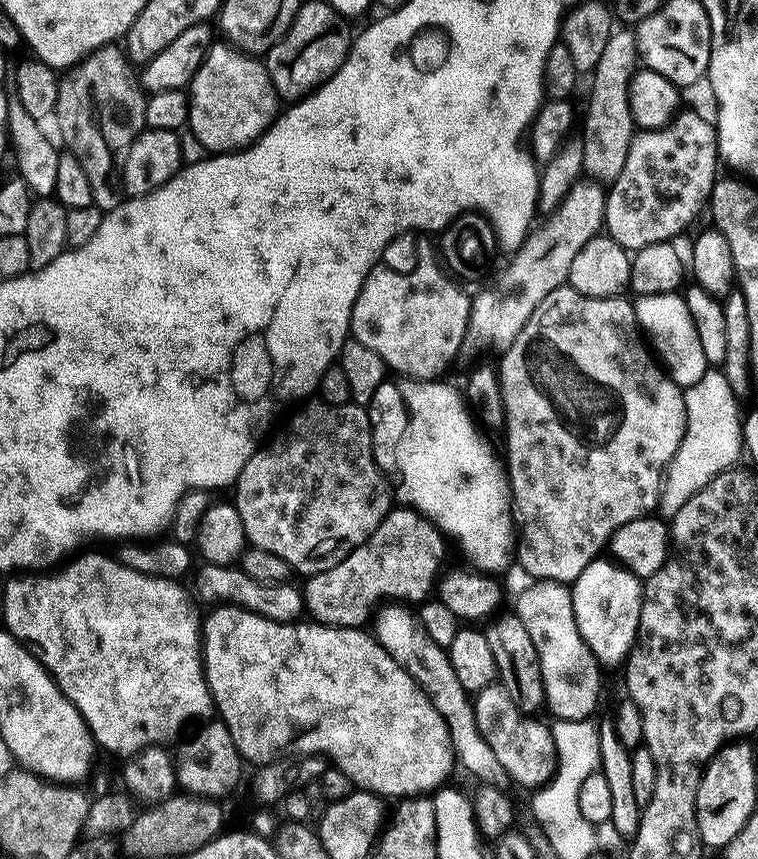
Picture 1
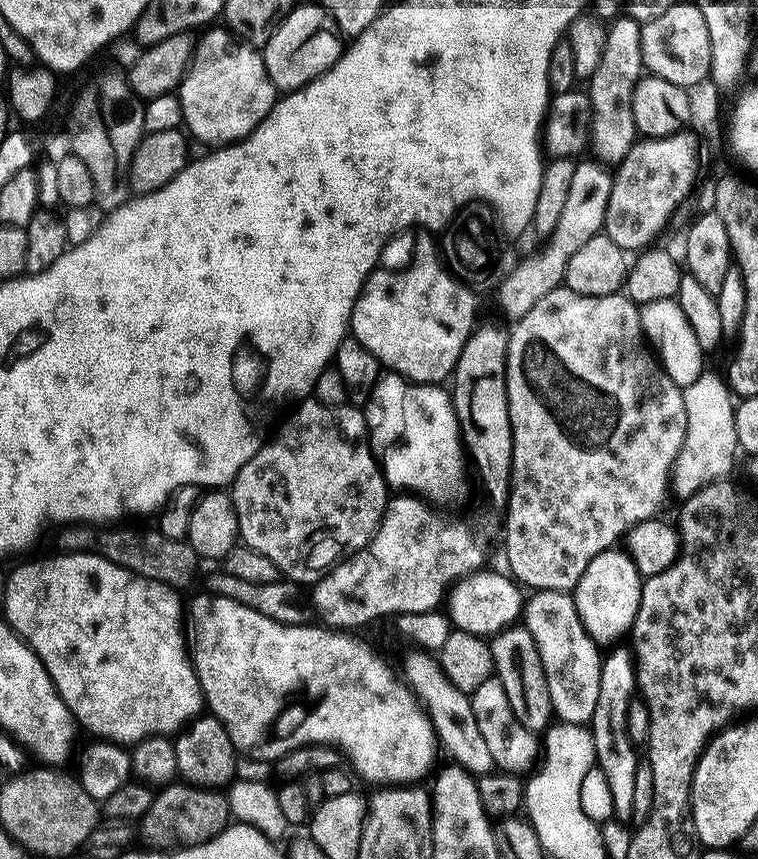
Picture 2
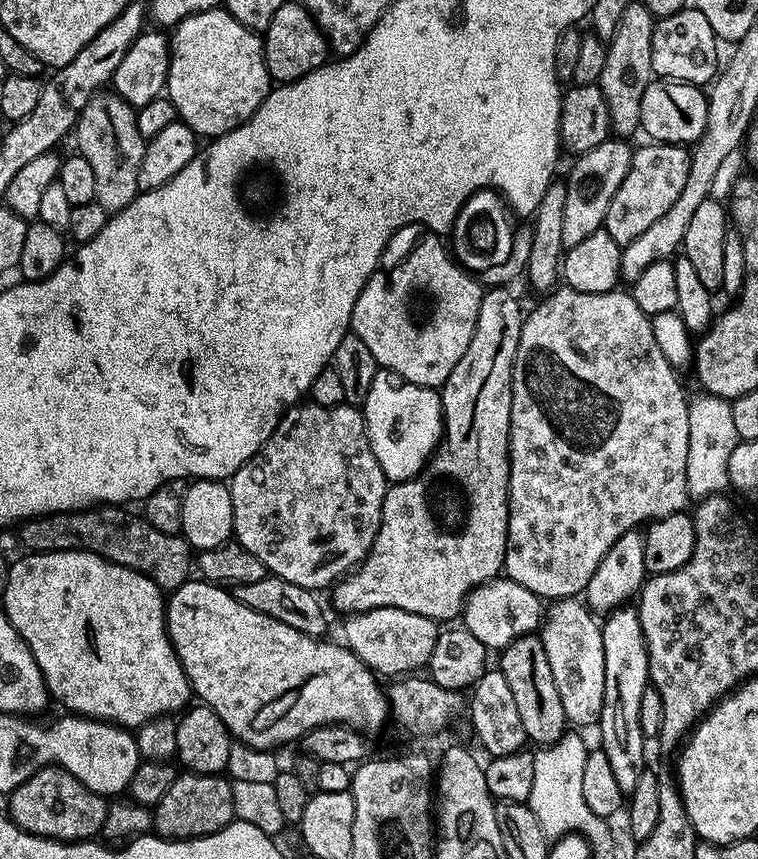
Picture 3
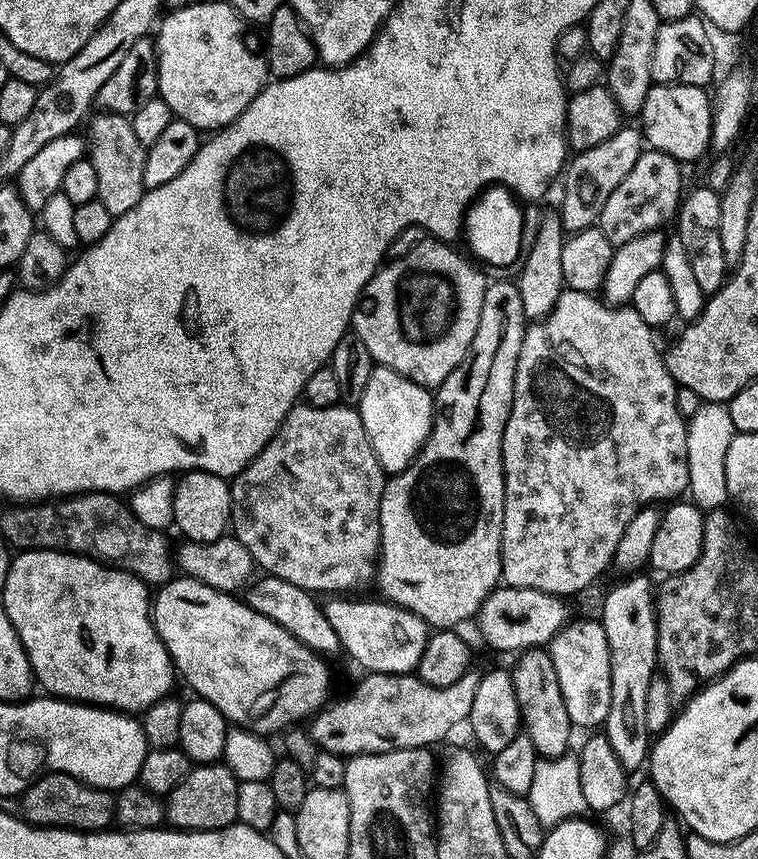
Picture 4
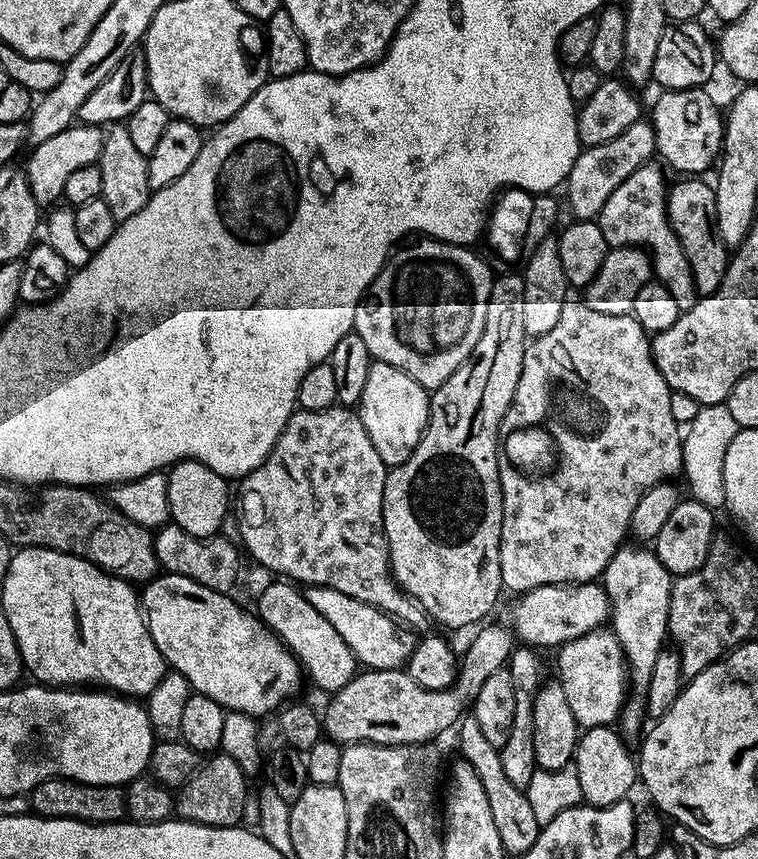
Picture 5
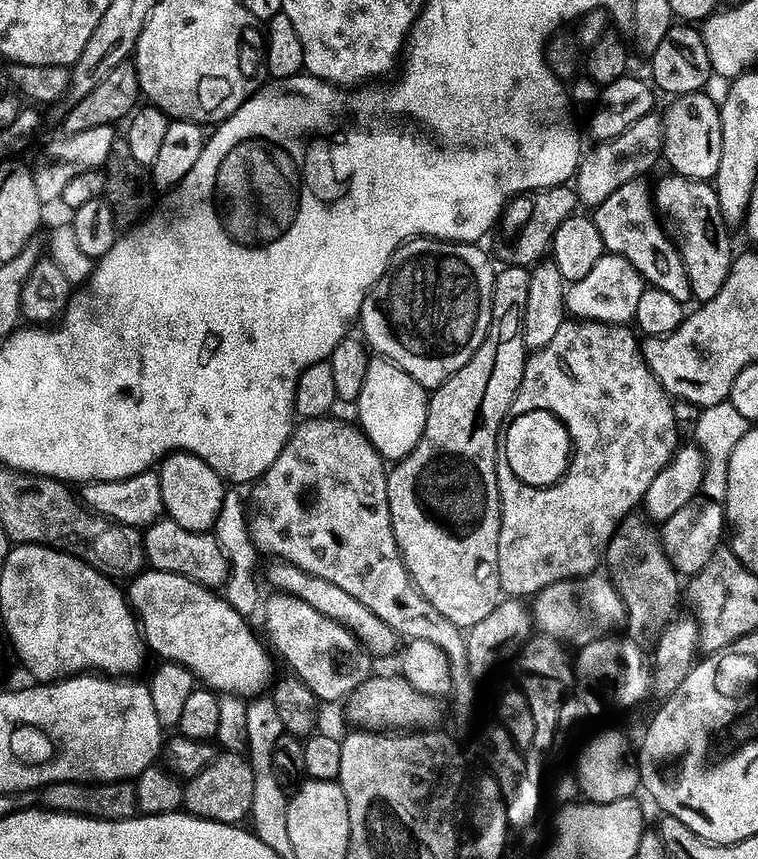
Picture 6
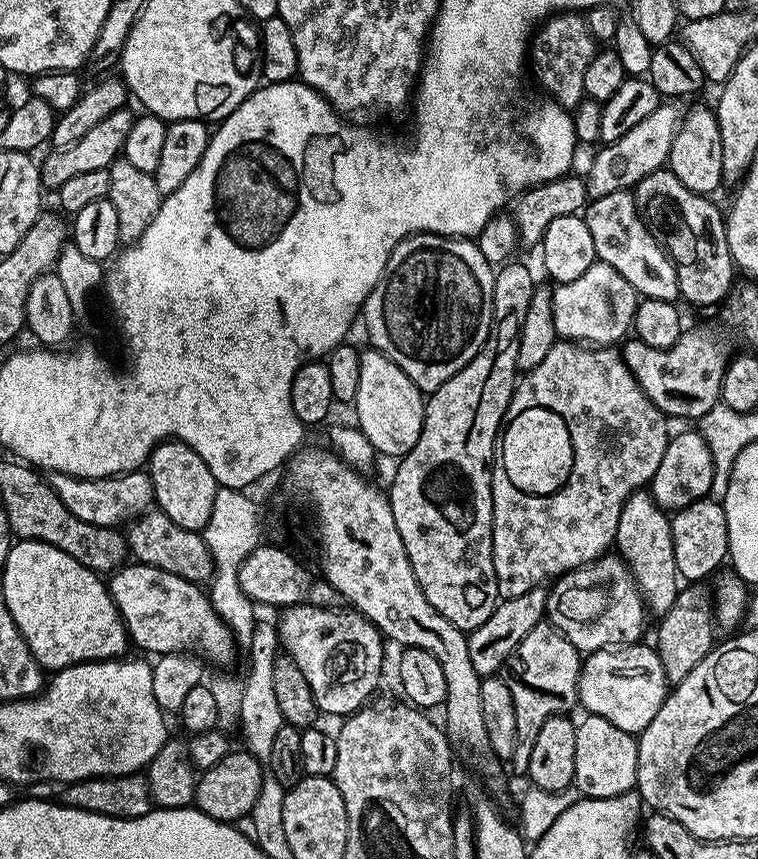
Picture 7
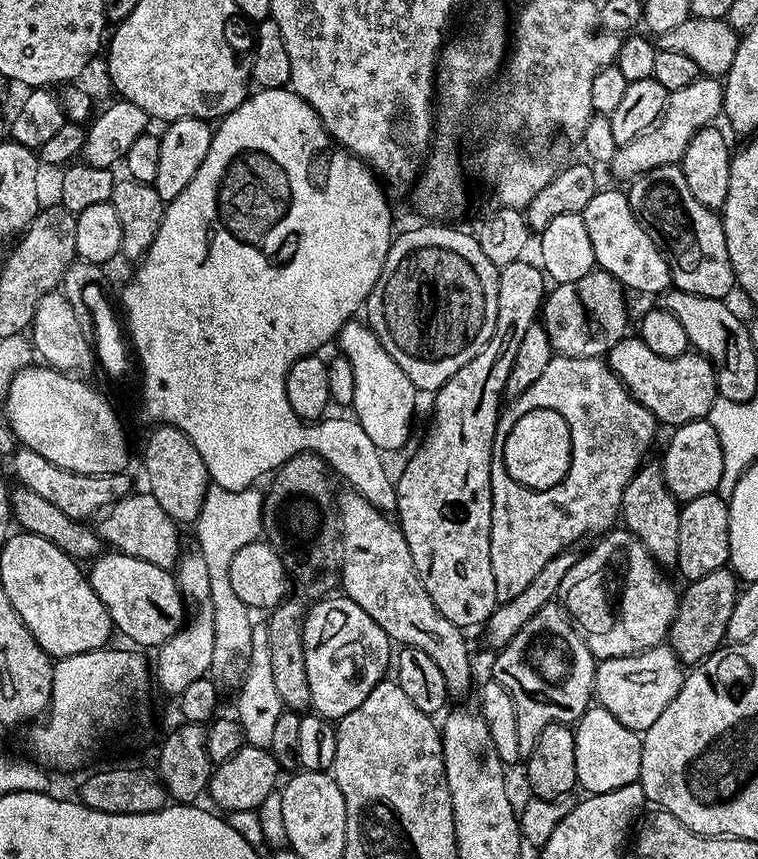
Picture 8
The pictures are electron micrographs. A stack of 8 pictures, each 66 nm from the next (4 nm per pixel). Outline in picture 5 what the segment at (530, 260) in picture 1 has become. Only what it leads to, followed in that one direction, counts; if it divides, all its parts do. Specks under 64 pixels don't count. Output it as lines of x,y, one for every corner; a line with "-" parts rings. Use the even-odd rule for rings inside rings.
644,118
636,120
634,126
626,126
618,138
610,138
610,142
602,142
593,148
584,148
566,181
567,211
569,208
577,220
596,220
610,194
614,194
614,190
618,190
618,186
622,186
622,182
626,182
626,178
630,178
640,164
651,161
656,155
656,135
651,123

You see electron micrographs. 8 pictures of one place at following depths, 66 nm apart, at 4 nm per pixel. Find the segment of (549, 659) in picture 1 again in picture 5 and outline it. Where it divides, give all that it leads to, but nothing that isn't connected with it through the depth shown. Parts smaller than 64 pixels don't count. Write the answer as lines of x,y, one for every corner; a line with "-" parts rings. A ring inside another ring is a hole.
607,627
595,628
593,632
582,634
582,638
560,645
555,656
556,668
560,671
558,683
581,729
615,725
630,688
628,664
616,635

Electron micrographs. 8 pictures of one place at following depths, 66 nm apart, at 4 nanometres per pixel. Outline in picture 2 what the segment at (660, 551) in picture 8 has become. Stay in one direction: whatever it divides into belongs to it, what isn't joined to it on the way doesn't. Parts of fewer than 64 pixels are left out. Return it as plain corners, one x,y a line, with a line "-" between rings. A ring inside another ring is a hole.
613,647
612,653
603,657
600,665
600,681
598,682
598,706
594,706
594,714
590,721
590,731
596,764
606,774
606,783
610,785
610,795
614,797
614,816
621,822
632,819
634,806
634,774
642,763
641,757
636,757
637,745
633,744
628,733
627,718
630,702
637,695
636,662
631,647

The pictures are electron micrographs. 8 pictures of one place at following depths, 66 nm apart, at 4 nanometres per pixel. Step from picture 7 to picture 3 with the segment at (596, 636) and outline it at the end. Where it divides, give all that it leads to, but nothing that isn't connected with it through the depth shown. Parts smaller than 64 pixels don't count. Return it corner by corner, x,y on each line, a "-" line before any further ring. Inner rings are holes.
497,578
486,584
479,584
473,592
468,593
468,599
464,602
462,626
470,634
474,634
474,638
478,638
482,646
489,650
503,650
519,636
533,635
541,627
545,611
541,597
526,590
526,586
507,578

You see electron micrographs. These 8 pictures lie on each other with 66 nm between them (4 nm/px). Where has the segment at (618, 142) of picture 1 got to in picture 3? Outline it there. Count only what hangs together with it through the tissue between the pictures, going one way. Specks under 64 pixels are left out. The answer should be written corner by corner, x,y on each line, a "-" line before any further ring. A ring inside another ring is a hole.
634,2
626,6
626,14
622,14
622,22
618,22
618,30
607,45
606,66
602,66
598,83
606,100
611,131
620,138
632,138
635,132
641,131
642,94
646,94
646,86
650,86
654,79
652,39
656,22
657,17
646,10
644,3

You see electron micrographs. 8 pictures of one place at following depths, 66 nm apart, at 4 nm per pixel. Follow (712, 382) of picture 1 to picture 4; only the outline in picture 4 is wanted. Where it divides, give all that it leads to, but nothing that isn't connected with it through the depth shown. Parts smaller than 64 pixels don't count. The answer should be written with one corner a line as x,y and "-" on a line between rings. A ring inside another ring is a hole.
704,402
699,406
701,408
686,420
686,454
690,466
687,495
691,503
701,510
723,508
730,500
726,486
726,450
737,430
730,422
730,414
723,403

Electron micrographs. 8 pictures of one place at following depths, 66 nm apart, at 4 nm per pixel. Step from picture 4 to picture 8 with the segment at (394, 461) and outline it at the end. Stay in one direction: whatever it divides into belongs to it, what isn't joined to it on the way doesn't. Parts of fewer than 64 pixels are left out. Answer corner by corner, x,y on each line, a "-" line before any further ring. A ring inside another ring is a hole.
349,322
344,324
338,335
339,351
354,366
354,418
366,430
370,442
380,448
381,453
396,452
408,440
412,432
412,415
416,412
416,396
418,390
410,382
410,378
386,354
386,346
367,323

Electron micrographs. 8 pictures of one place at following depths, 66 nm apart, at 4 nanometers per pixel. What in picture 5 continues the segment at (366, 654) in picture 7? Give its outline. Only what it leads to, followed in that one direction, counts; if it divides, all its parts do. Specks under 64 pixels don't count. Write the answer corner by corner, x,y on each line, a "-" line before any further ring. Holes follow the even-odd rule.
276,582
268,584
260,592
256,600
255,615
264,621
278,639
296,656
303,675
308,676
320,688
325,688
328,694
338,691
346,682
350,682
358,671
358,661
355,654
342,642
338,630
306,602
303,591
292,582

